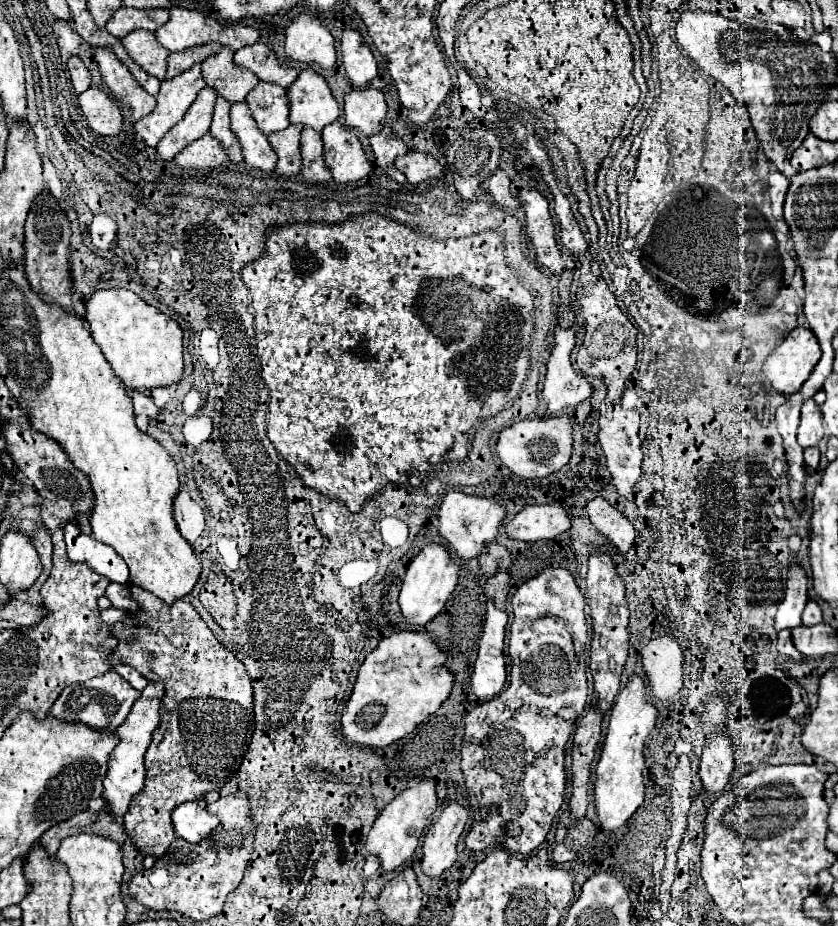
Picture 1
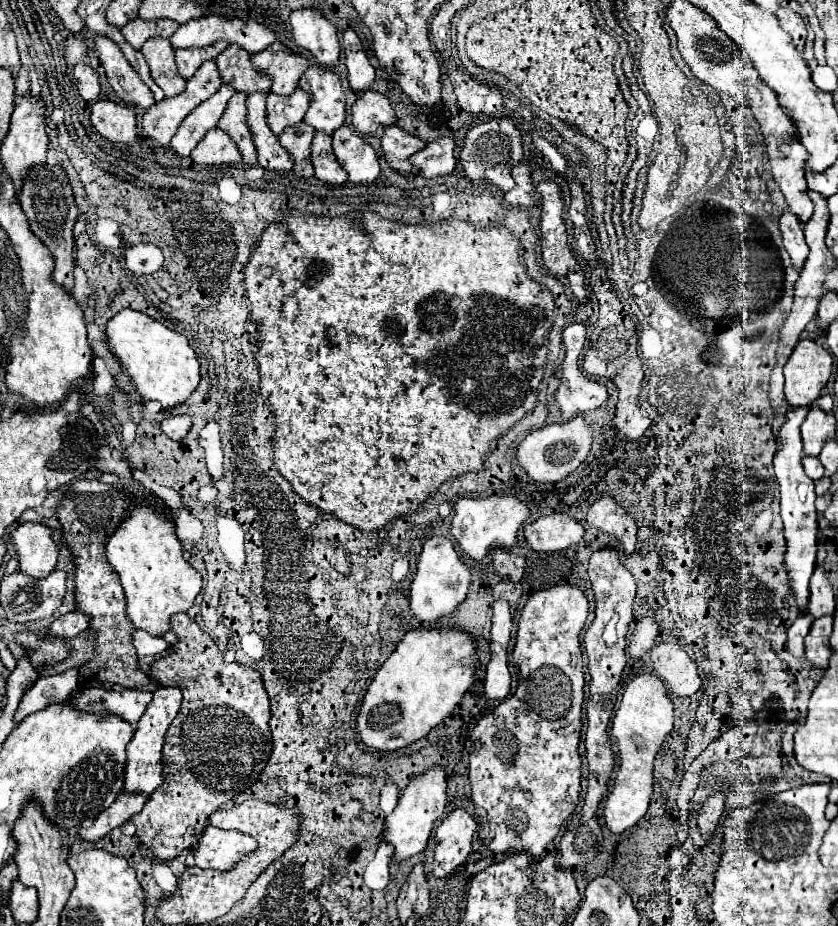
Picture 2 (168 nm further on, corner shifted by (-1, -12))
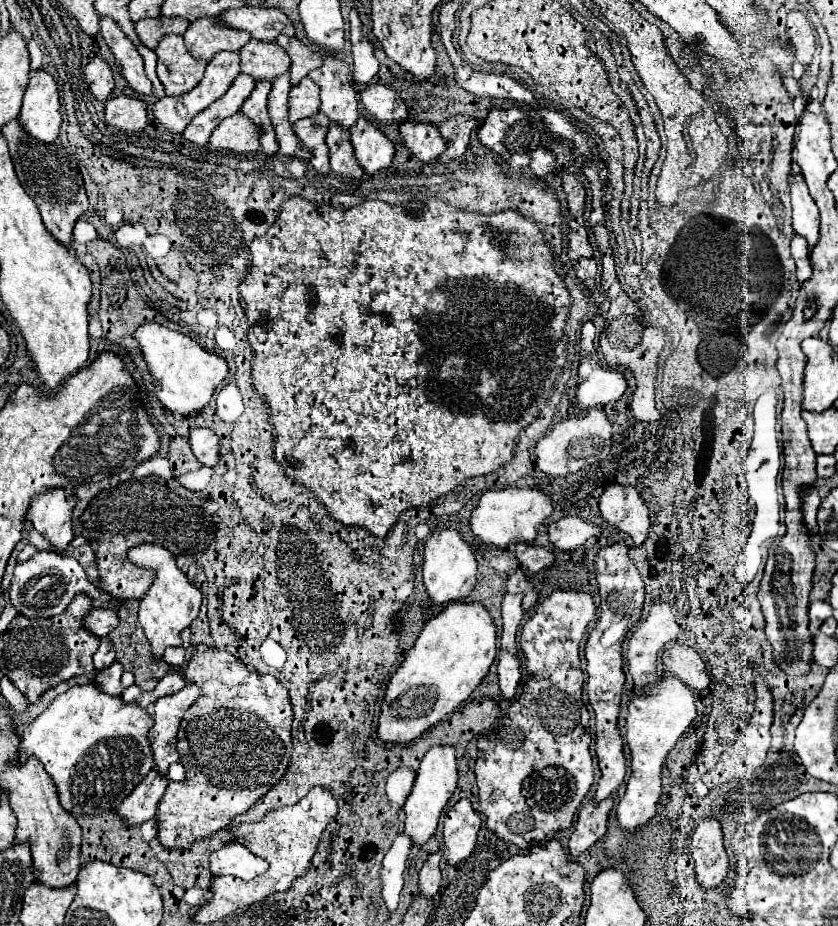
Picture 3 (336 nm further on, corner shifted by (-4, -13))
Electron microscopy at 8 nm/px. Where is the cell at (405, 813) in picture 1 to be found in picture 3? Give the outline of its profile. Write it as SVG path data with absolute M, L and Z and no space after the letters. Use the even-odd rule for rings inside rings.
M450 744L432 746L420 762L414 788L412 788L412 792L410 792L410 796L404 804L404 812L406 812L404 834L410 836L414 844L426 844L430 840L430 836L434 834L434 830L438 826L440 812L444 810L448 800L452 798L456 782L458 782L458 770L456 770L456 750L454 750L454 746L450 746Z

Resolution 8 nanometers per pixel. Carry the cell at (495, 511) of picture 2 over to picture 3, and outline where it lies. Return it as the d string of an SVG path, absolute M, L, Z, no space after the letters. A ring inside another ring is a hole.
M504 488L486 492L480 498L478 508L472 512L472 534L484 544L506 548L510 542L532 542L538 536L538 528L552 514L552 498L536 488Z

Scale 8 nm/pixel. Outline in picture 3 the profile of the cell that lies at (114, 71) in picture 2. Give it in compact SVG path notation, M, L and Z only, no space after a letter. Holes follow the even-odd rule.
M102 18L100 20L100 34L104 36L106 44L114 52L116 64L120 66L122 76L126 78L128 86L140 96L150 96L152 82L144 74L142 56L138 54L136 46L130 42L130 38L122 32L122 28L112 18Z

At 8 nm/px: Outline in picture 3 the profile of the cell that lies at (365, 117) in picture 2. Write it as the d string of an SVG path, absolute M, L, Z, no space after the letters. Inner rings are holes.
M368 84L366 90L360 94L360 100L370 114L370 118L390 124L390 122L404 122L408 118L408 110L404 100L398 92L384 84Z

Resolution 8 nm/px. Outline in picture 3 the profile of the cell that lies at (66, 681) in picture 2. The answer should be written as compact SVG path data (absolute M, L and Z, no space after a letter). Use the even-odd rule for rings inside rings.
M108 637L101 639L100 646L93 656L93 664L98 670L107 668L116 659L116 652L112 641Z

